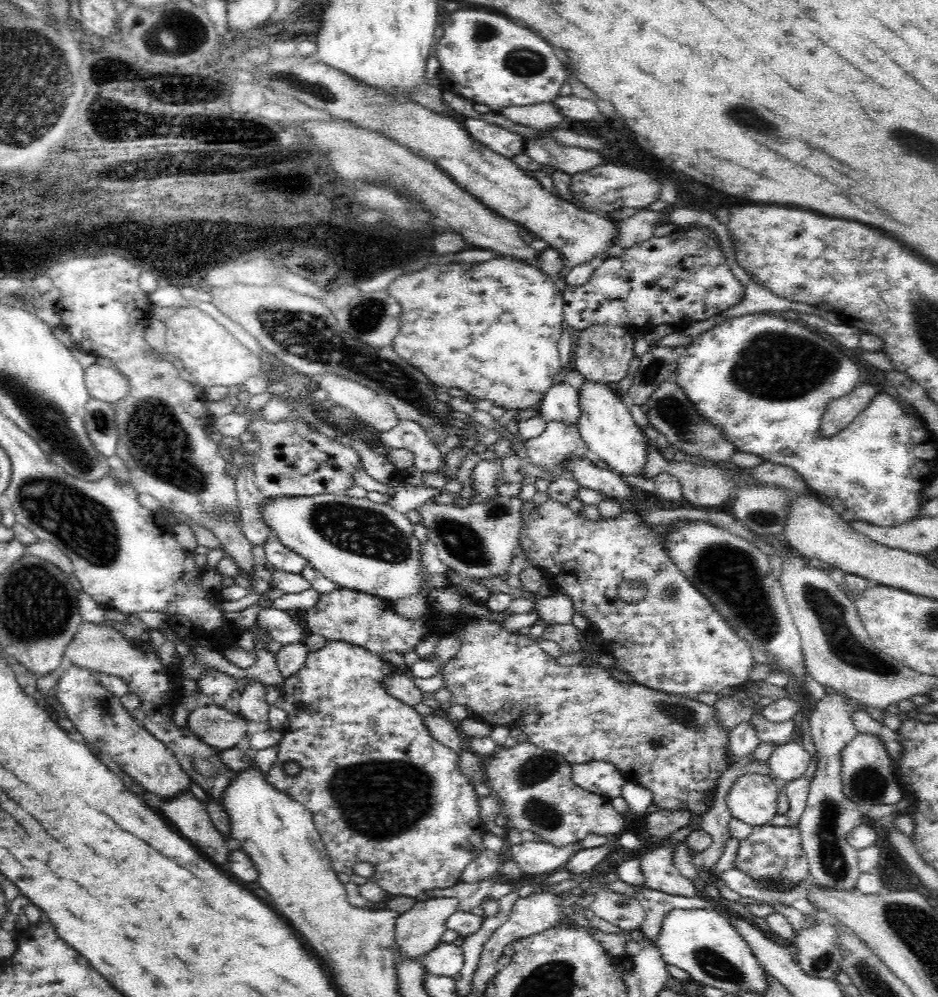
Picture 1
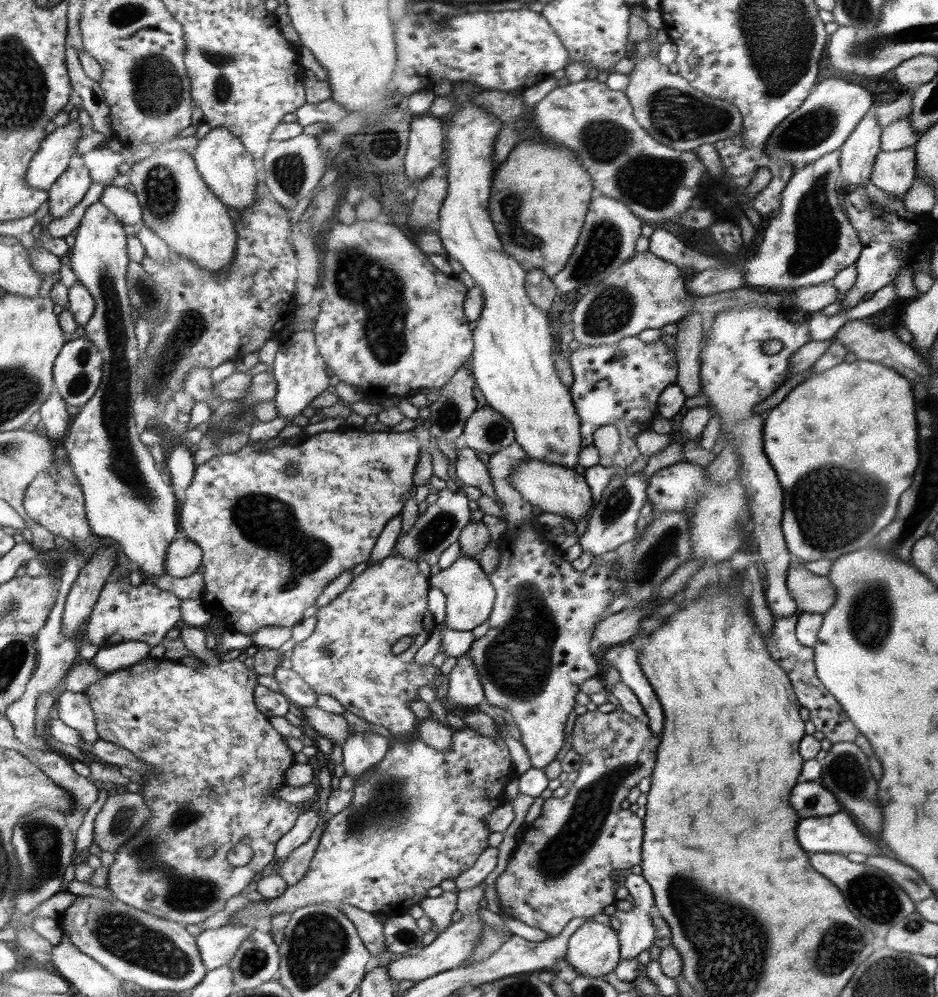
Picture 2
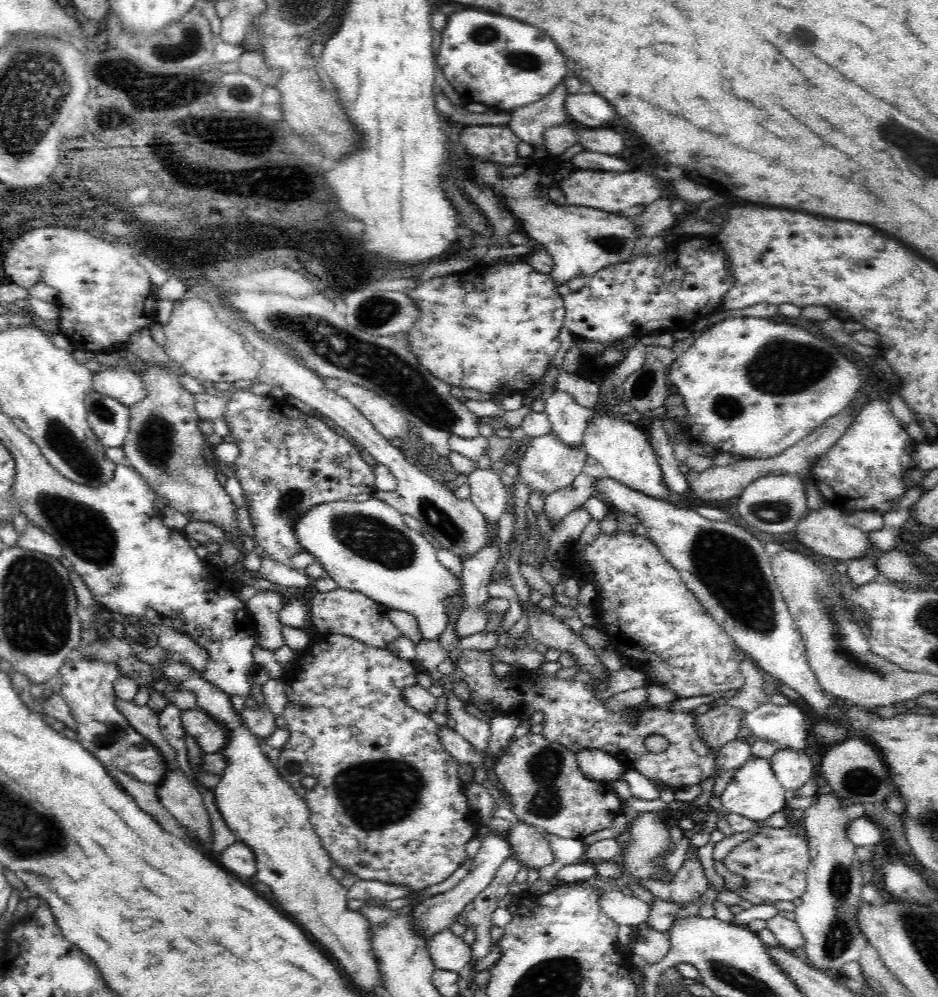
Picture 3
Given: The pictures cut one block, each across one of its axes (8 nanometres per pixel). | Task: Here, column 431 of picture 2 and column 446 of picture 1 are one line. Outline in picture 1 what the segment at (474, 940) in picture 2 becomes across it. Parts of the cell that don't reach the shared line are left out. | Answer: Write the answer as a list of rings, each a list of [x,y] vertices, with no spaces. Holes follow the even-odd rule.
[[[440,942],[431,952],[422,956],[423,969],[428,974],[453,977],[463,968],[465,957],[462,948],[453,943]]]

